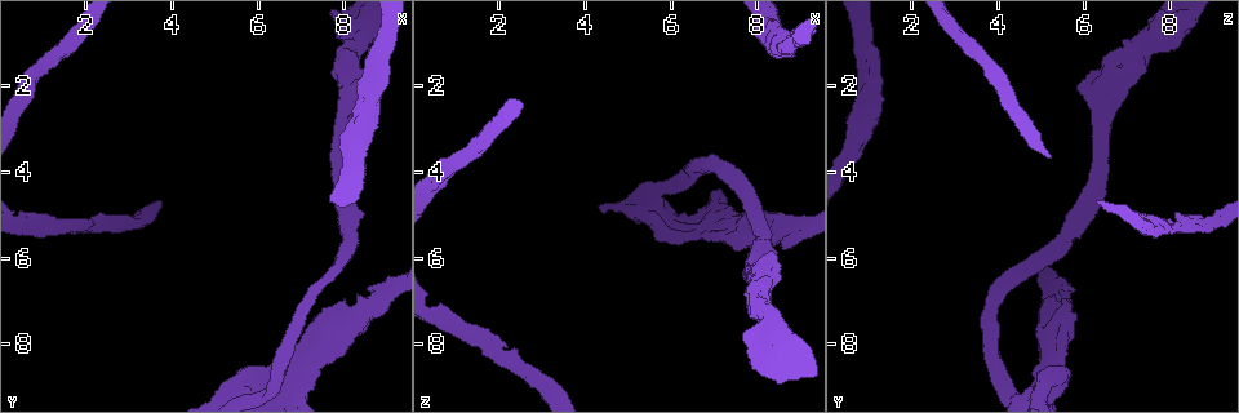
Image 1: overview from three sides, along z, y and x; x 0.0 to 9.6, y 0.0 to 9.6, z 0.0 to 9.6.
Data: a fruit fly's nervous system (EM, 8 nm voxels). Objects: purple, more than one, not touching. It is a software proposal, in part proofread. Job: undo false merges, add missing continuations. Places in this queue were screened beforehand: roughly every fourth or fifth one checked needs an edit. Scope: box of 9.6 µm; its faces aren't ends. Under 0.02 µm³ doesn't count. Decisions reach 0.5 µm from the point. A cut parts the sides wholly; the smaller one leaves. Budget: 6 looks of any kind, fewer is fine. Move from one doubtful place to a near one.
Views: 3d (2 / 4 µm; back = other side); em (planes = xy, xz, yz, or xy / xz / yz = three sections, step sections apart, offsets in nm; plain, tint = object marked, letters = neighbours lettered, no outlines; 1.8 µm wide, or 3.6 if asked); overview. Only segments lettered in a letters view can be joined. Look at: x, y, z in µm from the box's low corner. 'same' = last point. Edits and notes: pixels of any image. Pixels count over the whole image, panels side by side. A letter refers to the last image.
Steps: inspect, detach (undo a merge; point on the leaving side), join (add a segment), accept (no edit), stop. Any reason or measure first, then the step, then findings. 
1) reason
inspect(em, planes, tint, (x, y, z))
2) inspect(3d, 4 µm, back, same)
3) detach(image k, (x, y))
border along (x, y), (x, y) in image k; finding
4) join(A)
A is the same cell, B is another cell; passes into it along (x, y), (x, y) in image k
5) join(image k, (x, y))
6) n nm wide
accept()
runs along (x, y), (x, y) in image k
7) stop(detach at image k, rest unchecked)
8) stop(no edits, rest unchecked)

branch stops here
inspect(em, yz, step 4, tint, (0.75, 4.95, 7.15))

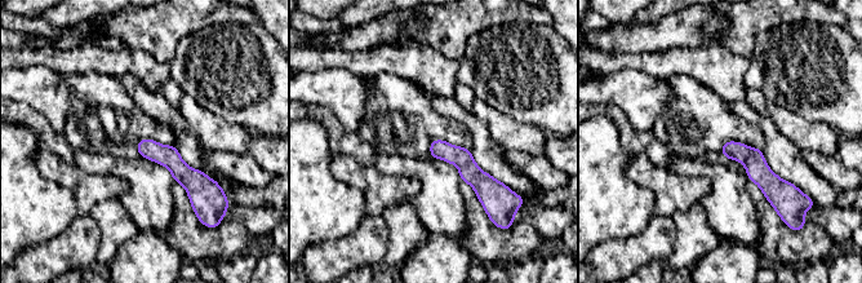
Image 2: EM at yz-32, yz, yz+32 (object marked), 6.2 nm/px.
inspect(em, yz, step 4, letters, same)

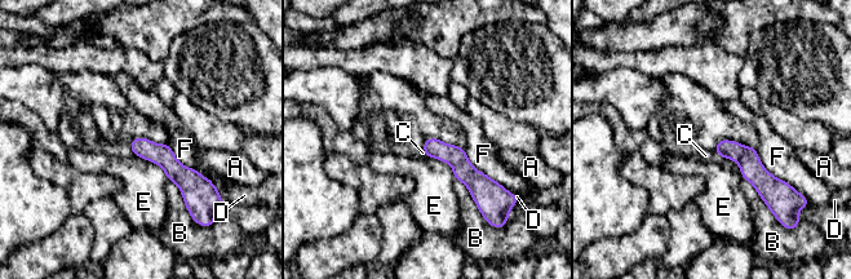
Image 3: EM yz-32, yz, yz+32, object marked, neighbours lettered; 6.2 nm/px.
accept()
A, B, C, D, E and F are other cells; runs along (134, 144), (158, 153), (195, 193) in image 3; no lettered segment goes on from it

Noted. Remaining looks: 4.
three-way junction
inspect(em, planes, letters, (8.15, 2.00, 6.75))

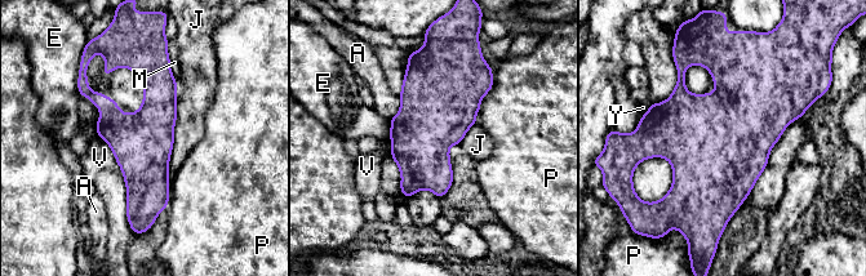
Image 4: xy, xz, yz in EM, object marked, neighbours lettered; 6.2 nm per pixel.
accept()
A, E, J, M, P, V and Y are other cells; runs along (138, 61), (152, 75), (151, 216) in image 4; all the same cell

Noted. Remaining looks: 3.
branch stops here
inspect(3d, 4 µm, (8.55, 6.75, 5.70))

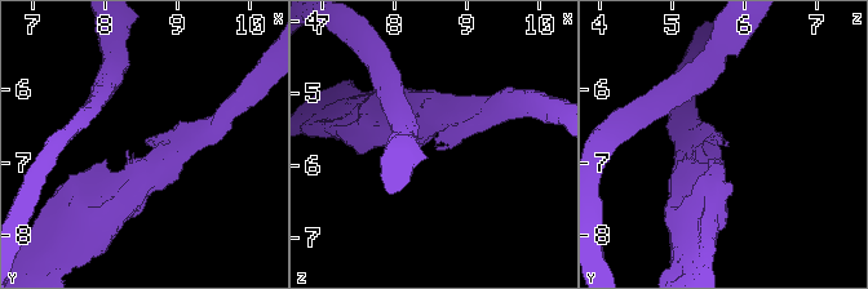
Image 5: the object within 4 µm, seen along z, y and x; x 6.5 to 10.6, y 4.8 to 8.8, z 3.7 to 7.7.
shape alone is not enough
inspect(em, planes, letters, (8.55, 6.75, 5.70))

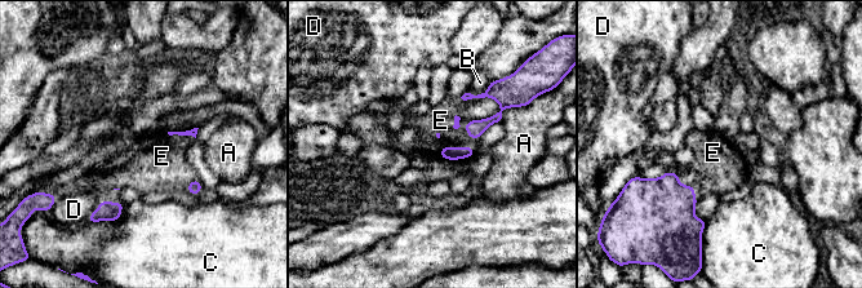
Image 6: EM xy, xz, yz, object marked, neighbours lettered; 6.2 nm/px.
join(E)
E is the same cell, A, B, C and D are other cells; passes into it along (447, 153), (453, 147), (440, 120) in image 6; it goes on there

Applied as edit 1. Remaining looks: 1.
stop(join at image 6, rest unchecked)

